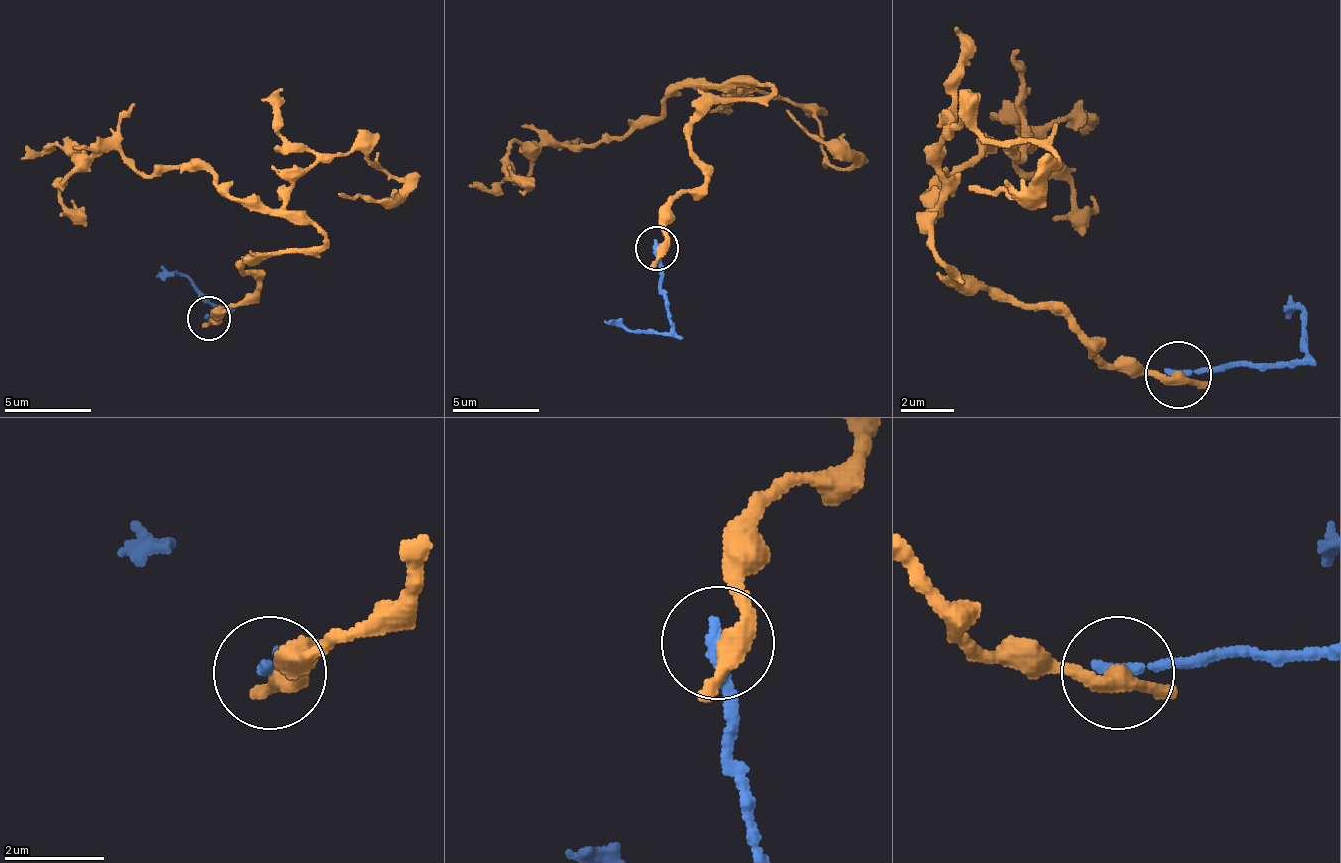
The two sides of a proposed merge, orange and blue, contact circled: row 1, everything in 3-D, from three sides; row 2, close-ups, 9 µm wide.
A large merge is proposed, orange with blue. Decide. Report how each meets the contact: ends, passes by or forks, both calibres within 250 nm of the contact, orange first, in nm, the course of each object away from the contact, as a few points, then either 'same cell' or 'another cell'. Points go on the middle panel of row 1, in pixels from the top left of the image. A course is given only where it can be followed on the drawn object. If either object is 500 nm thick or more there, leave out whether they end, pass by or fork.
orange passes by; blue ends there; 320 nm thick on the orange side, 240 nm on the other; orange runs (658, 249), (706, 179), (693, 127), (771, 87), (679, 87), (653, 122), (518, 140), (509, 179), (535, 183); blue runs (658, 249), (671, 328), (631, 332), (605, 319); another cell

